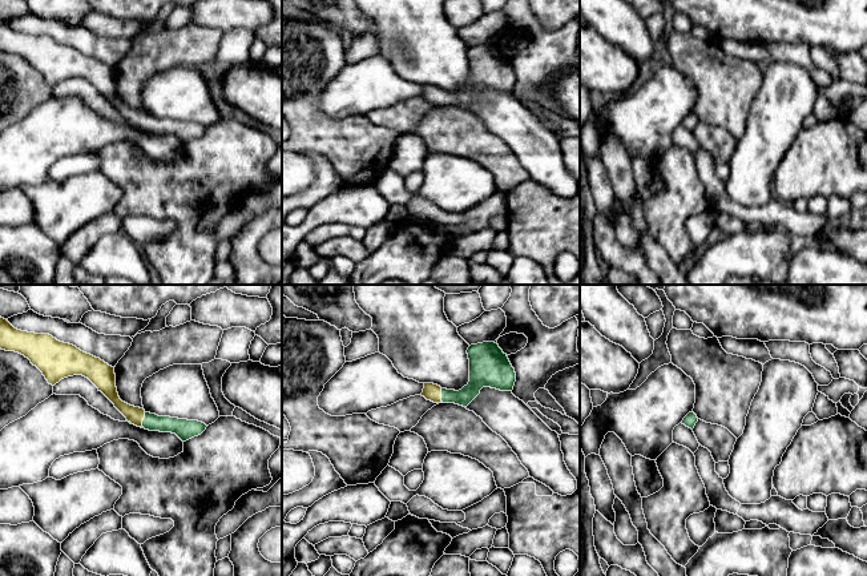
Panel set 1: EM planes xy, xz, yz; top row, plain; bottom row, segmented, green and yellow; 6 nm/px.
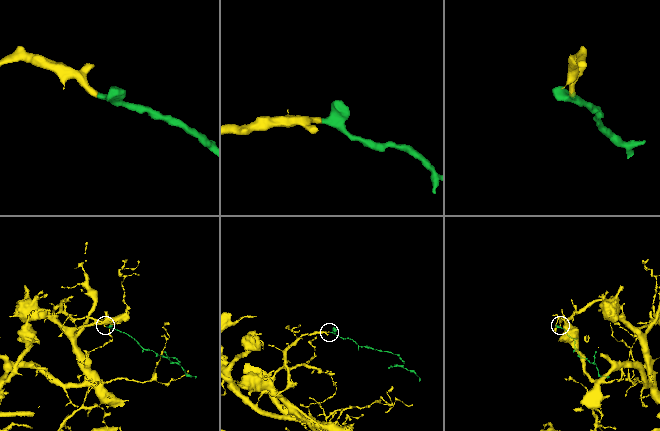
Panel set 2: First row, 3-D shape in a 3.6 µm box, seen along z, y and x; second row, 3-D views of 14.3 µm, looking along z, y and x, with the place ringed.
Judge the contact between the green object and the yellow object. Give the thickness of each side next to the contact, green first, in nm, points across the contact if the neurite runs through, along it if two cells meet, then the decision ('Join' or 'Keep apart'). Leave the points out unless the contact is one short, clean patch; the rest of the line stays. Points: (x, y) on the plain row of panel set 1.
Thickness 120 nm (green) against 100 nm. Path across: xy (184, 131), (144, 121), (134, 117). Join

